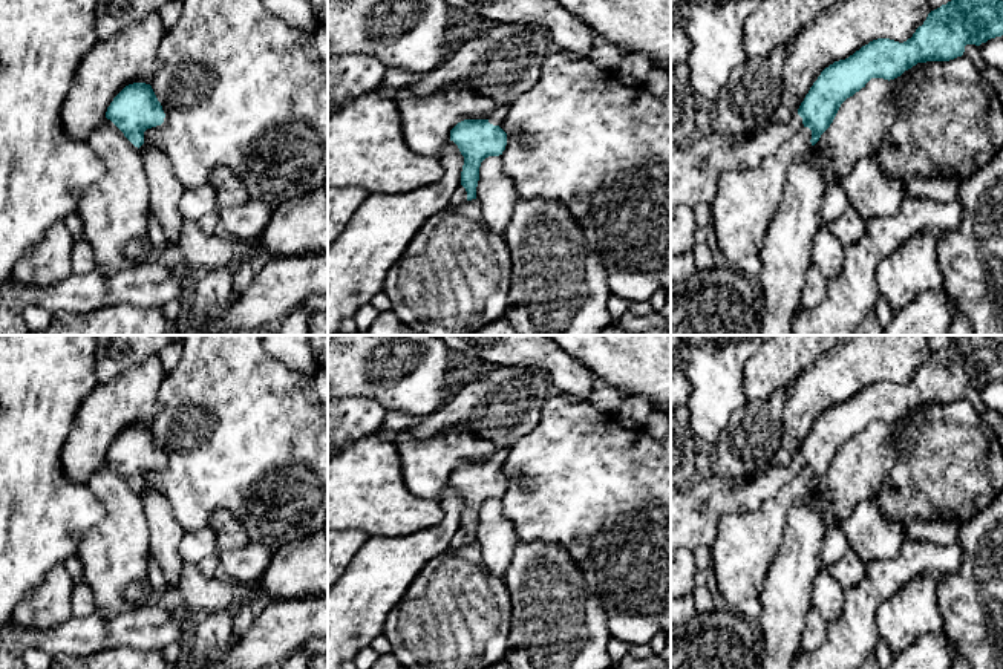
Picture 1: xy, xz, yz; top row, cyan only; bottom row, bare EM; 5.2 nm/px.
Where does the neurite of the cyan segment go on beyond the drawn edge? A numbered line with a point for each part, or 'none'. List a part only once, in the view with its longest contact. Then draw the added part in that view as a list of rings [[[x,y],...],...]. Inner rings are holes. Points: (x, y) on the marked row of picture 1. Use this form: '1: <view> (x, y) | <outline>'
1: xz (498, 115) | [[[498,104],[496,110],[488,116],[488,122],[493,126],[499,126],[505,118],[505,113],[507,113],[507,106]]]

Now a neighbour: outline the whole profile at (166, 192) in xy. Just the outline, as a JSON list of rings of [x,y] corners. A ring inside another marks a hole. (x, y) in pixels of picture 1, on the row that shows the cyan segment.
[[[142,144],[139,150],[150,188],[150,213],[161,225],[167,240],[175,240],[185,224],[179,211],[179,201],[185,188],[176,179],[170,161],[159,150],[150,148],[147,144]]]

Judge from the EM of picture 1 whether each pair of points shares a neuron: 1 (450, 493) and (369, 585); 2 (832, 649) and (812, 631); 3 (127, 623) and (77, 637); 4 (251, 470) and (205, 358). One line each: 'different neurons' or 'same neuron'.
1: same neuron
2: different neurons
3: same neuron
4: same neuron

